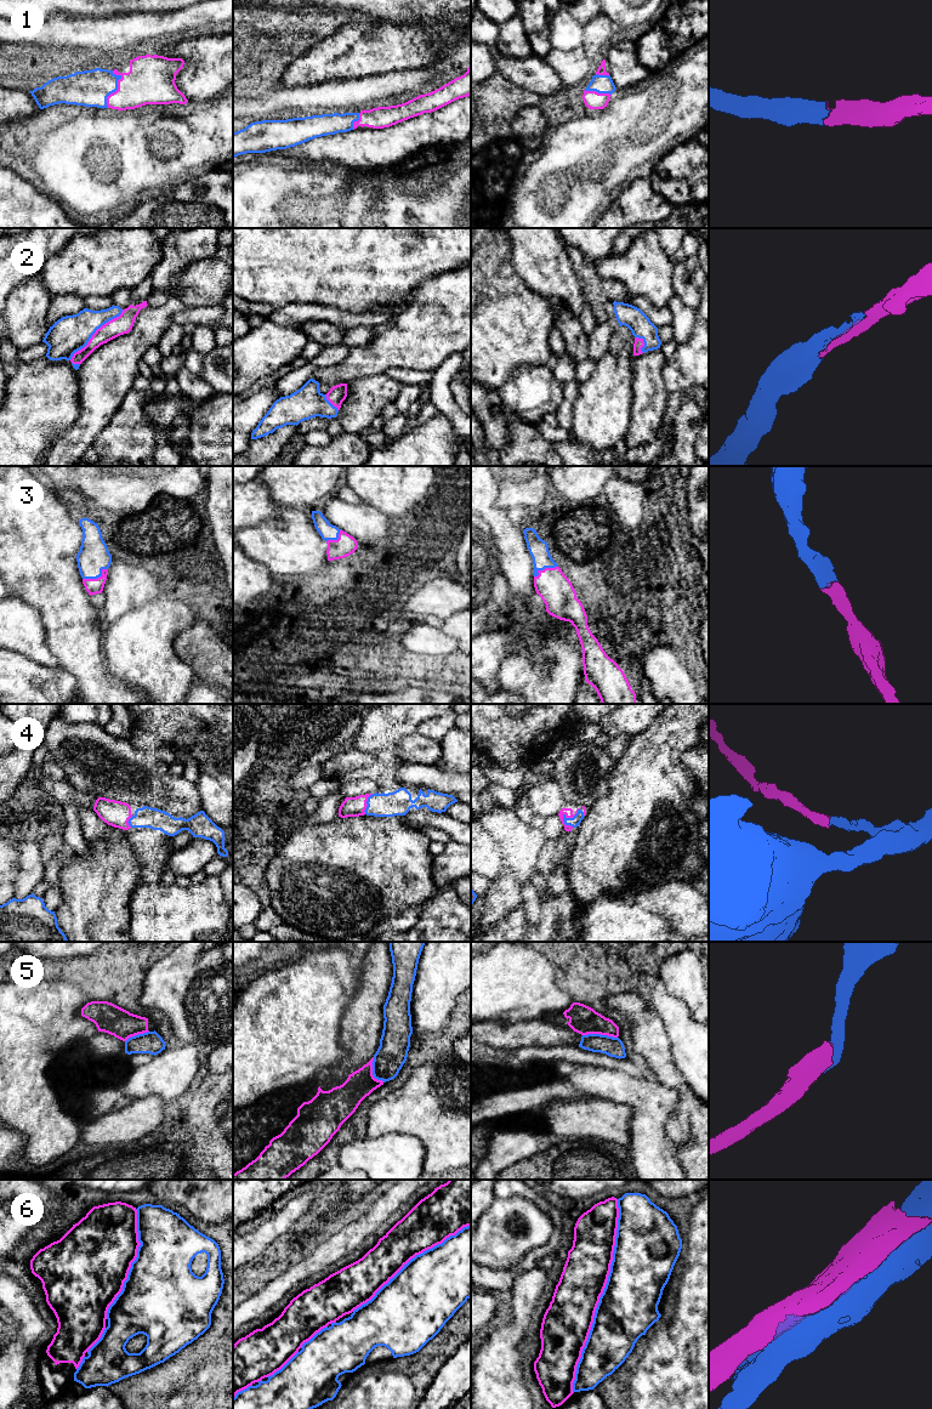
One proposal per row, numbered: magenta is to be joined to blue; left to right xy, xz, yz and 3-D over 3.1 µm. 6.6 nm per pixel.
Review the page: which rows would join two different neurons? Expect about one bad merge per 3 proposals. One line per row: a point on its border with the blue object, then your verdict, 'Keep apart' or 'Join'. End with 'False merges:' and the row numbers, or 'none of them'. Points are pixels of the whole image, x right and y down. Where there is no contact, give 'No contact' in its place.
1: Touches blue at xy (117, 89). Join
2: Touches blue at xy (95, 331). Join
3: Touches blue at xy (96, 578). Join
4: Touches blue at yz (568, 818). Join
5: Touches blue at yz (600, 1034). Keep apart
6: Touches blue at yz (601, 1296). Keep apart
False merges: 5, 6

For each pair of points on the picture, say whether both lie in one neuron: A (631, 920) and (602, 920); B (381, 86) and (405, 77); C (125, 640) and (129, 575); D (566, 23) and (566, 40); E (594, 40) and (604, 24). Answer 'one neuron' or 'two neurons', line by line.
A: one neuron
B: one neuron
C: two neurons
D: one neuron
E: one neuron

